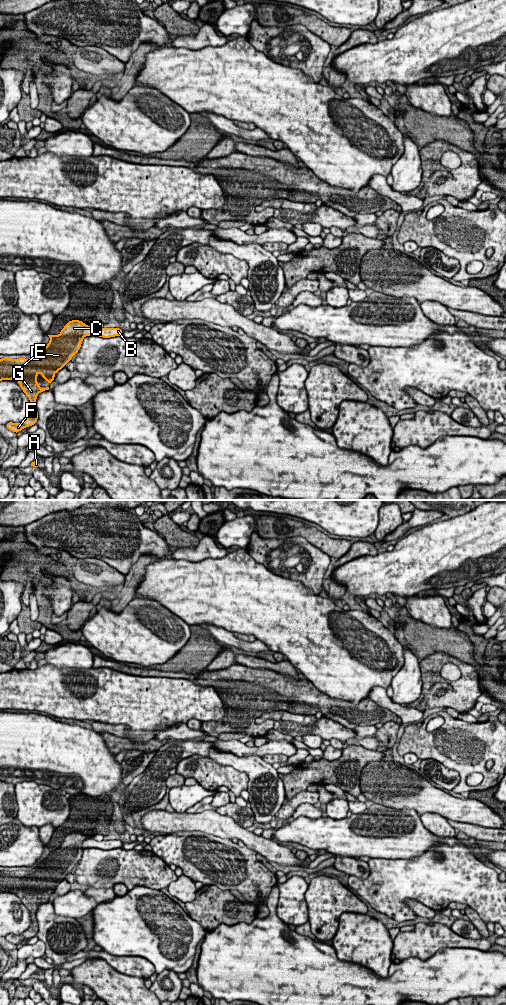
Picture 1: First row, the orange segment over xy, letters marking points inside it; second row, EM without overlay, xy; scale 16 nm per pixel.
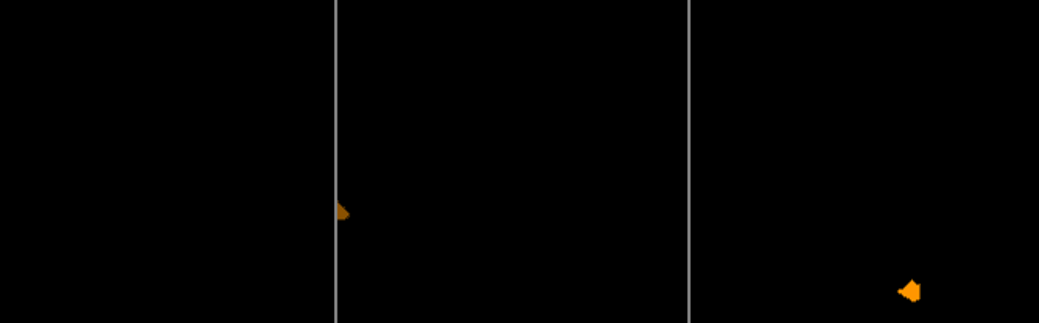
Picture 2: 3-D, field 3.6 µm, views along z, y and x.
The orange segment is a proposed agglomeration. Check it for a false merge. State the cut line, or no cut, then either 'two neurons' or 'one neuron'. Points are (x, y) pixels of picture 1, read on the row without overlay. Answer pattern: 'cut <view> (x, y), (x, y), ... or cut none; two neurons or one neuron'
cut xy (88, 838), (83, 842), (82, 849); two neurons

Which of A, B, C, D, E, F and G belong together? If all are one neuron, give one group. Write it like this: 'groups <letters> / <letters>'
groups A C D E F G / B

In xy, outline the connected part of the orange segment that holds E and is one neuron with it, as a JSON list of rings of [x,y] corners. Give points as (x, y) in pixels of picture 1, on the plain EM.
[[[80,832],[68,833],[59,847],[48,847],[50,854],[31,870],[9,871],[4,868],[0,871],[0,893],[13,892],[20,887],[18,896],[30,915],[35,917],[38,906],[49,902],[49,899],[39,899],[37,886],[41,885],[41,889],[51,896],[54,886],[65,879],[80,861],[86,839]]]

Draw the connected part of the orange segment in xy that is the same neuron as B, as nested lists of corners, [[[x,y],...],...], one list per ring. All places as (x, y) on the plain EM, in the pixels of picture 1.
[[[88,838],[83,842],[83,850],[86,848],[99,848],[102,850],[110,850],[115,848],[122,848],[123,842],[120,840],[102,840],[96,841],[93,838]]]

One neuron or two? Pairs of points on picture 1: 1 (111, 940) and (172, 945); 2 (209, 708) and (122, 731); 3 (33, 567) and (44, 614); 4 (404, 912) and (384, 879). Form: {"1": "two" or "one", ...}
{"1": "one", "2": "two", "3": "one", "4": "one"}

